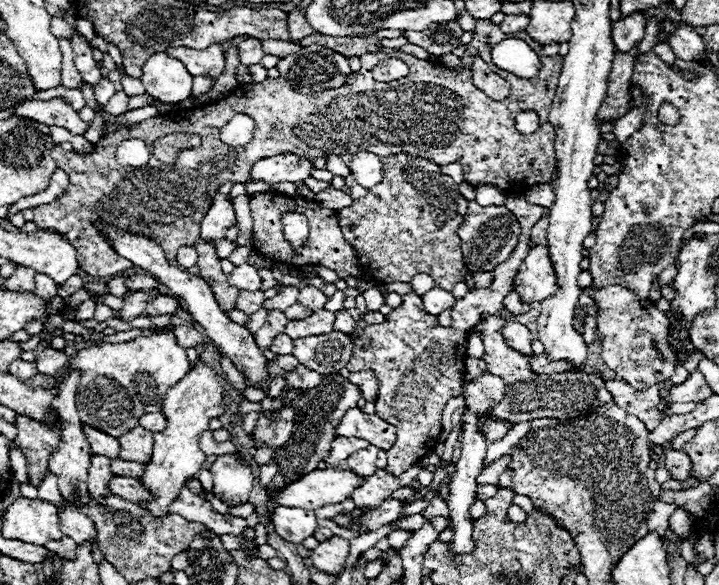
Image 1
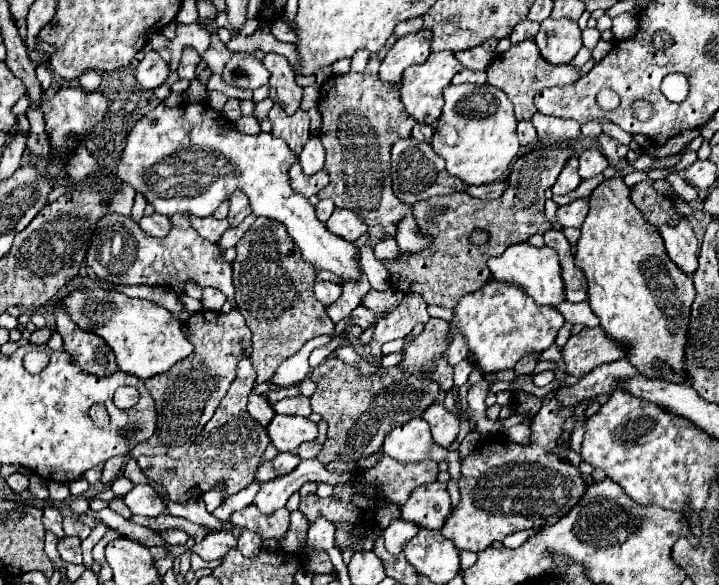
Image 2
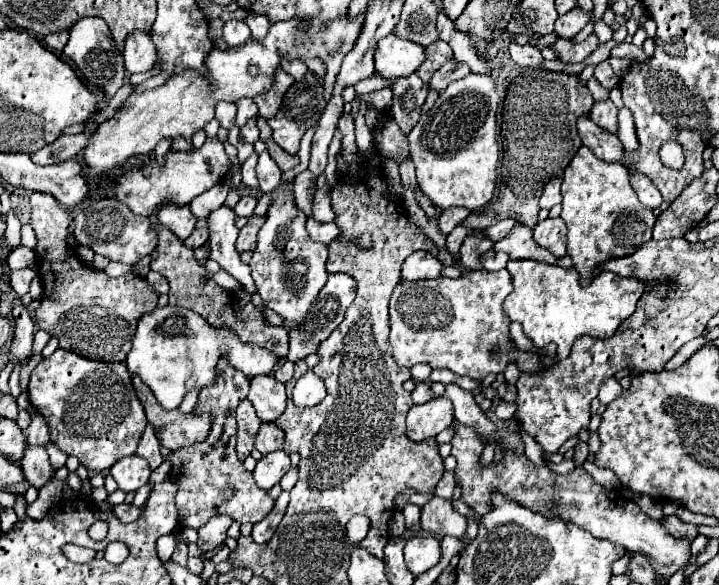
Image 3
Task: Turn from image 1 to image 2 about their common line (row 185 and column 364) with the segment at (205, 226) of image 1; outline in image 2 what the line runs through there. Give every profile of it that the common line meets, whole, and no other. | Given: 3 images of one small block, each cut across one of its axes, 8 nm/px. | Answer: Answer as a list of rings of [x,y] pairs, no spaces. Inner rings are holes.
[[[336,208],[332,212],[332,216],[326,222],[326,228],[348,242],[358,240],[368,230],[366,224],[356,214],[352,214],[350,210],[342,210],[342,208]]]

